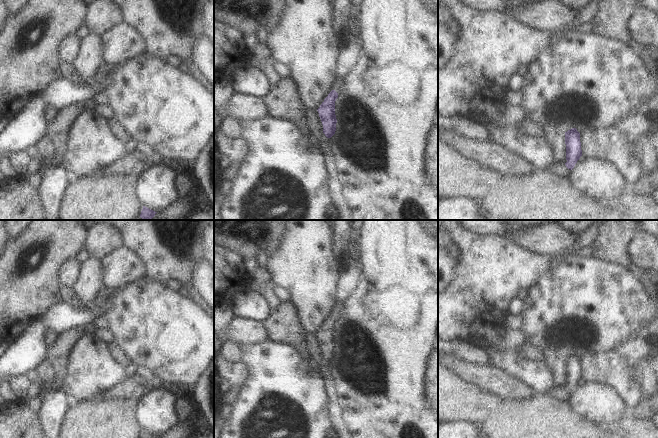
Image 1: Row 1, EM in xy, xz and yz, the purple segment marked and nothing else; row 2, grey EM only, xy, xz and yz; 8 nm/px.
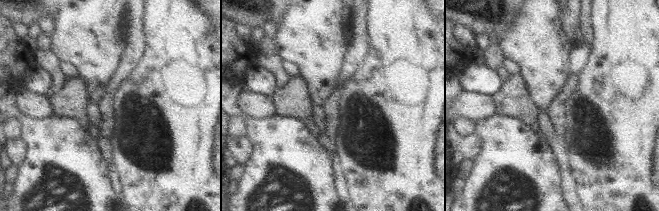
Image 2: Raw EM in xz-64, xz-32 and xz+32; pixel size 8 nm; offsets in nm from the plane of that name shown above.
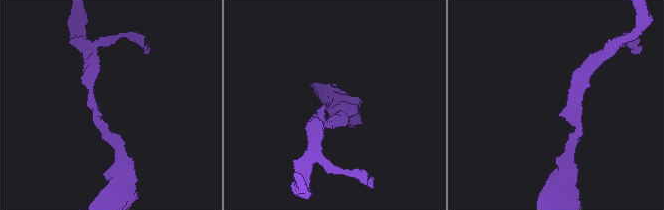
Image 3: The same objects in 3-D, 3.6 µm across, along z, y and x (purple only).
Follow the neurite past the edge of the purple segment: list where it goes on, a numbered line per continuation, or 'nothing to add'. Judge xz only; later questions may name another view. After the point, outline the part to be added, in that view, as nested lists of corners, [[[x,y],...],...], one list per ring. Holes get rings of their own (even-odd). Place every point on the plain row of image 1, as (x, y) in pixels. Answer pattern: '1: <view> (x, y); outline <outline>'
1: xz (339, 308); outline [[[345,303],[337,304],[334,309],[334,314],[339,318],[344,310],[345,310]]]

